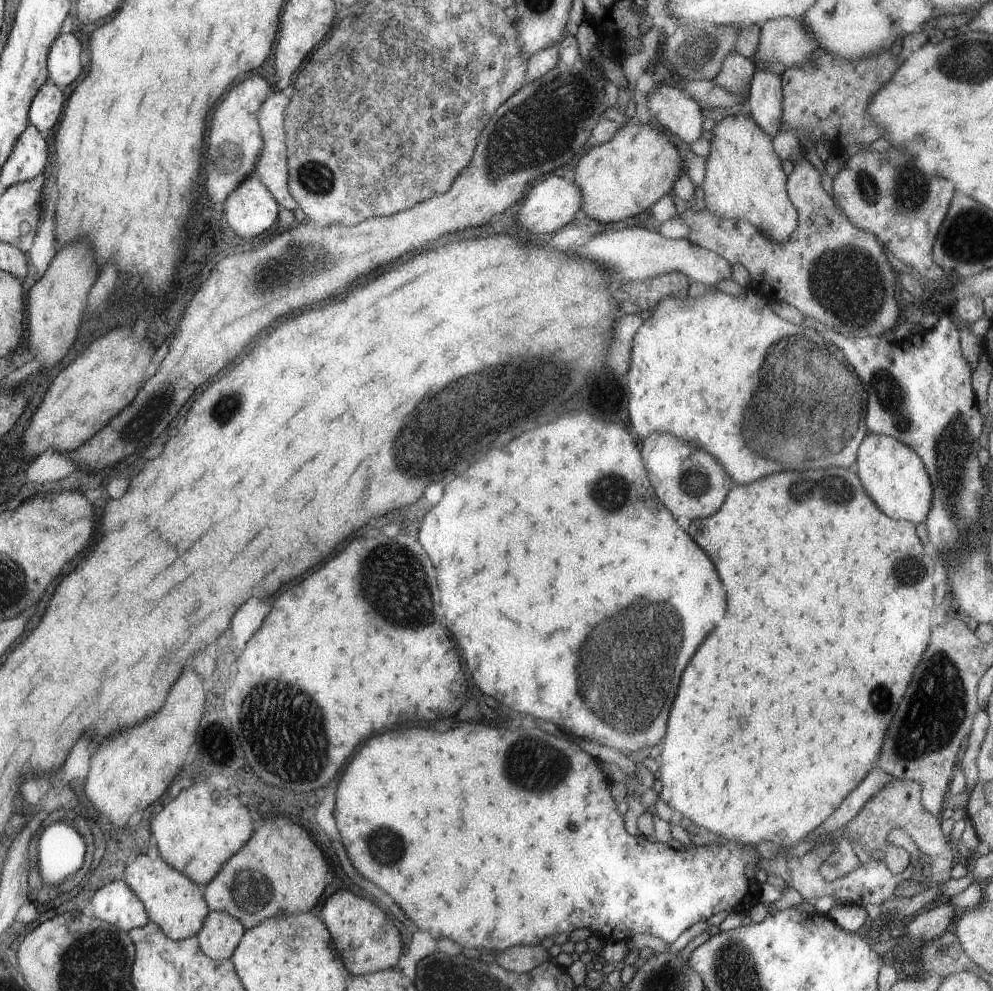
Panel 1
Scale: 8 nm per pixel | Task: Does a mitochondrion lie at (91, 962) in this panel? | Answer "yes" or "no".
yes

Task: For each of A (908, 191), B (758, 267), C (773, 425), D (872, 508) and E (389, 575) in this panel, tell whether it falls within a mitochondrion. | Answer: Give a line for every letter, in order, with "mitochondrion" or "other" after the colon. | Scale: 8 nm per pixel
A: mitochondrion
B: other
C: mitochondrion
D: other
E: mitochondrion

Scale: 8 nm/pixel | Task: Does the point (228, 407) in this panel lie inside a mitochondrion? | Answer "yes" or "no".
yes

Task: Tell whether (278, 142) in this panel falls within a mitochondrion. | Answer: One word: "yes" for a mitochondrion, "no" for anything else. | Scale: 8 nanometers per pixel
no

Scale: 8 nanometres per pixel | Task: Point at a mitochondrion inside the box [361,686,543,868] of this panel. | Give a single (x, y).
(387, 846)

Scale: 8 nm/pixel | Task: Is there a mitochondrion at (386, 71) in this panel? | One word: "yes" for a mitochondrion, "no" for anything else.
no

